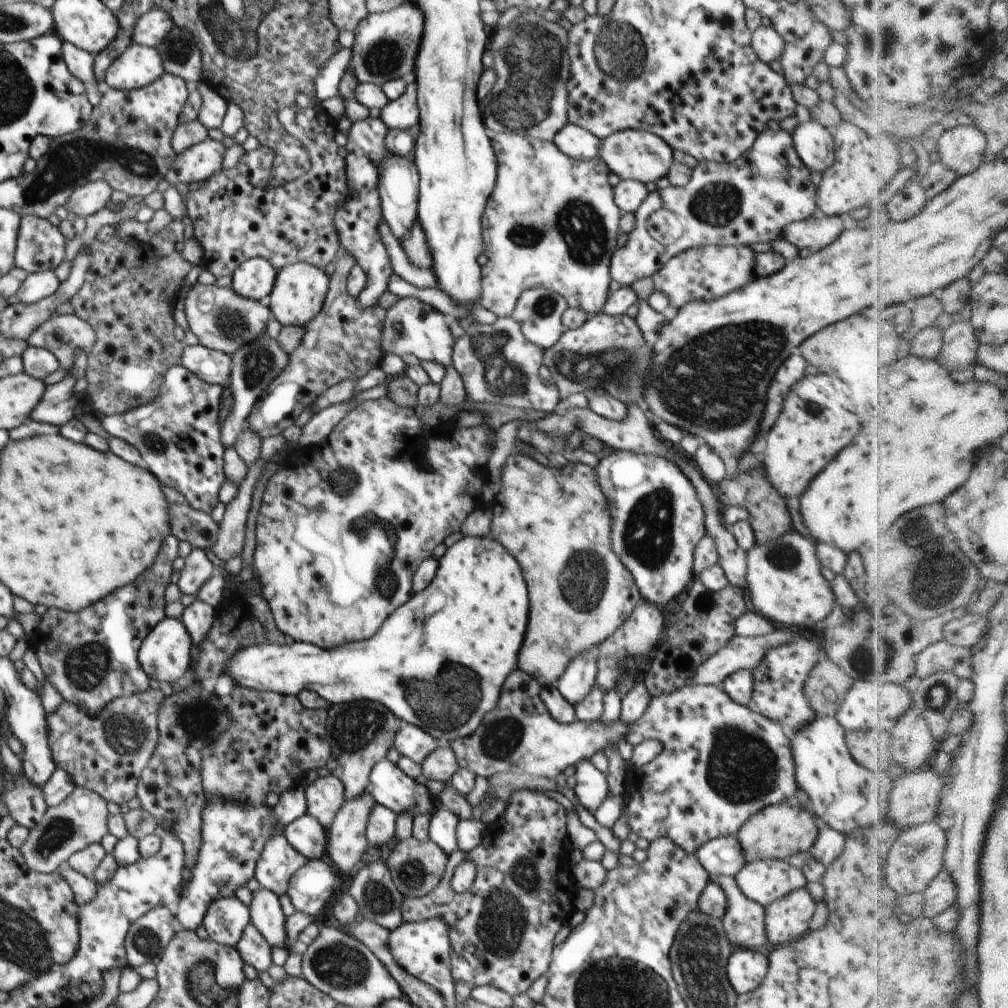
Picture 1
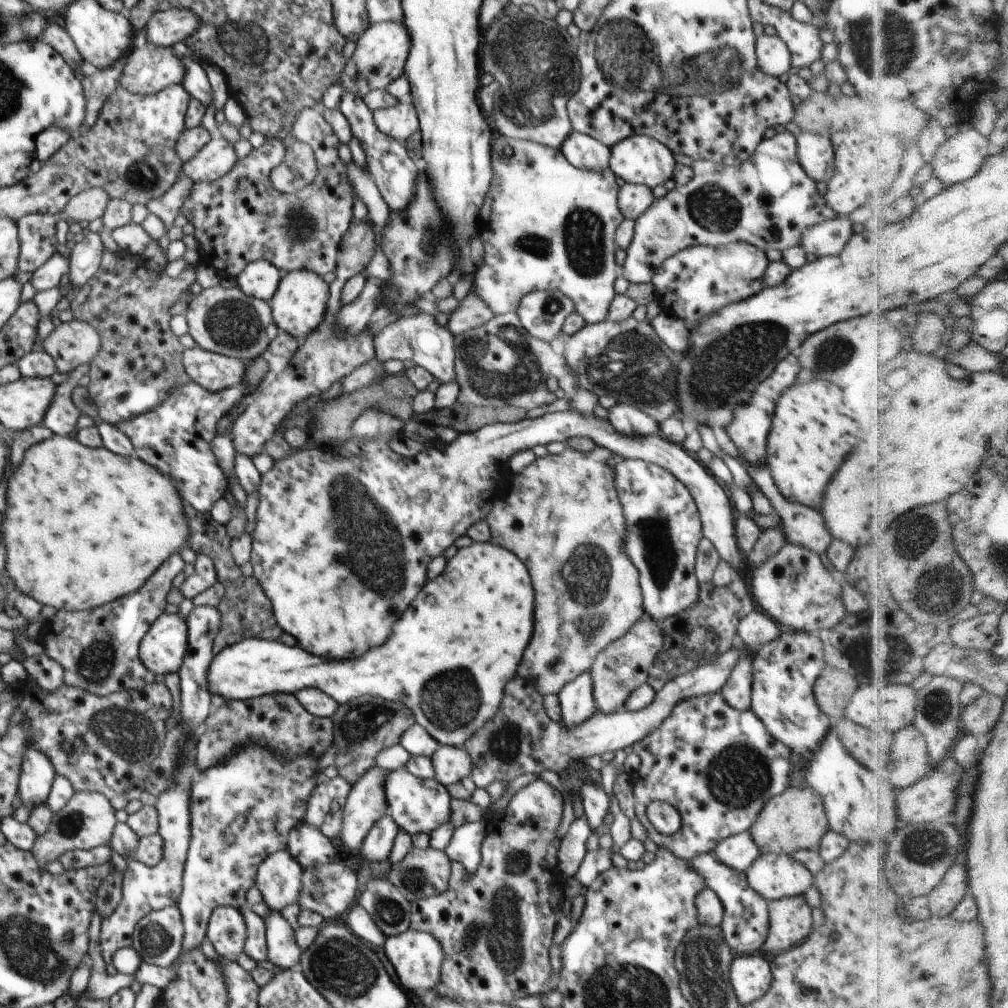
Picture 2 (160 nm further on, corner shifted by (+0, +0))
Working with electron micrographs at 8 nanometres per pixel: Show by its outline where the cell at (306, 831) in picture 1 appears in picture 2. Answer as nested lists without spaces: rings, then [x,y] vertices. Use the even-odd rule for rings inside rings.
[[[305,821],[290,830],[286,844],[287,852],[302,868],[329,864],[337,859],[332,842],[318,828]]]

